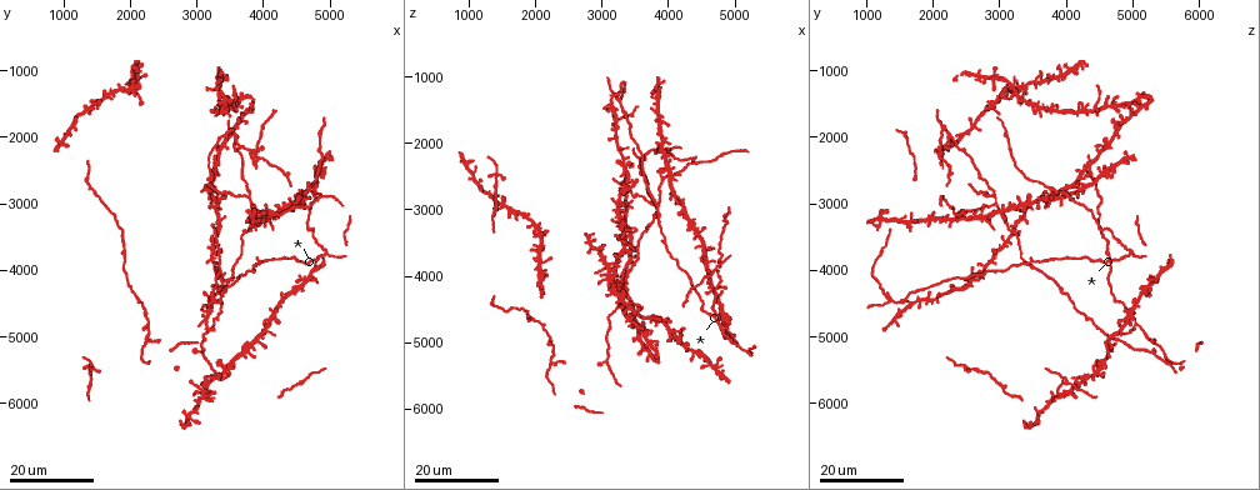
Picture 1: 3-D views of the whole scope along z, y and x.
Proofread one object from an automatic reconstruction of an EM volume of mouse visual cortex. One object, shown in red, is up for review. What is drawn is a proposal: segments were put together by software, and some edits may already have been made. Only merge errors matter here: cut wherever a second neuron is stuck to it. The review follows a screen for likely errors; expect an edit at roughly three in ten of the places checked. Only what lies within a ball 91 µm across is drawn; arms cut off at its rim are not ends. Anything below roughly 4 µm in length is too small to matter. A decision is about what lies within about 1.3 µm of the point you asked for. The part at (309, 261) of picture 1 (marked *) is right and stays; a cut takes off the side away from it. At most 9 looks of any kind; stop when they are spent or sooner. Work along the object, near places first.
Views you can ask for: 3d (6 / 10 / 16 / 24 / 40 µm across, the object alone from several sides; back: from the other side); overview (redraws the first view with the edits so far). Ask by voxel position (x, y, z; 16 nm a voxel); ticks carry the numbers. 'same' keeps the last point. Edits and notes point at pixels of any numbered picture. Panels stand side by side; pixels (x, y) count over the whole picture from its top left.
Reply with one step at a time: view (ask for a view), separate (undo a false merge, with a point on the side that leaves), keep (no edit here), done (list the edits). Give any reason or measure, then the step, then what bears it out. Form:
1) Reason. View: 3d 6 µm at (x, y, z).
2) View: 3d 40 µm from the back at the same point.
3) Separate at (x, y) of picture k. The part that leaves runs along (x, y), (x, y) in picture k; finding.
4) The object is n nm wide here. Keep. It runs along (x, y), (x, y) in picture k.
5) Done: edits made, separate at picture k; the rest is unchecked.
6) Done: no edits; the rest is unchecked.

Small branch off a trunk. View: 3d 16 µm at (3100, 5850, 3850).

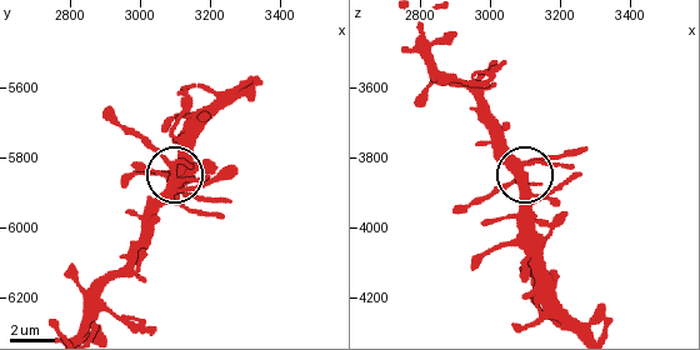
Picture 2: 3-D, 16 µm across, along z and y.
View: 3d 10 µm at (3090, 5880, 3870).

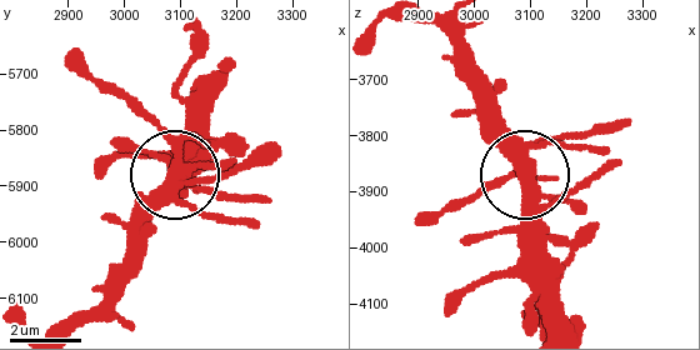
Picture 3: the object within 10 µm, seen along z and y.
The side arm is 5 µm long. Keep. Continuous, no second neuron.

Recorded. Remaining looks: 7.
View: 3d 16 µm at (3750, 5200, 4600).

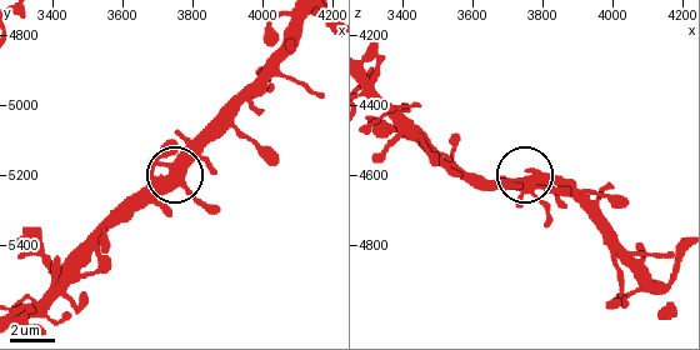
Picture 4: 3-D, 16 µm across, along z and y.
Closer look. View: 3d 10 µm at (3760, 5200, 4640).

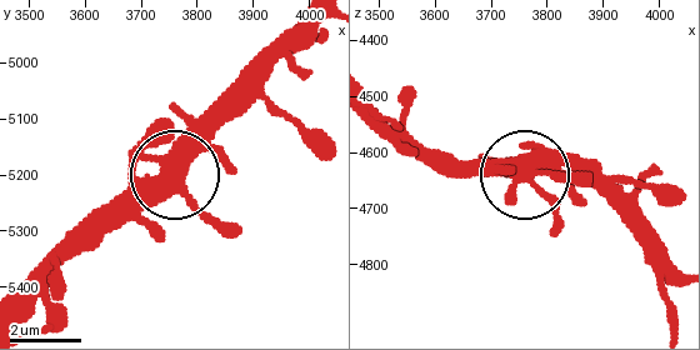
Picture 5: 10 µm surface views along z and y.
Keep. All the same neuron.

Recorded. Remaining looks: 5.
Three arms meet. View: 3d 16 µm at (3050, 5200, 5250).

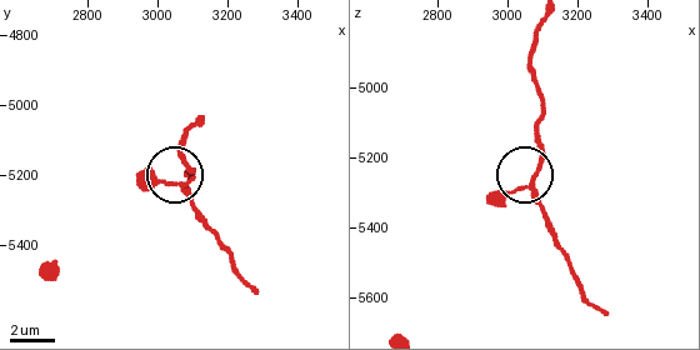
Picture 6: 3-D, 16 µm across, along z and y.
Zoom in. View: 3d 10 µm at (3060, 5230, 5290).

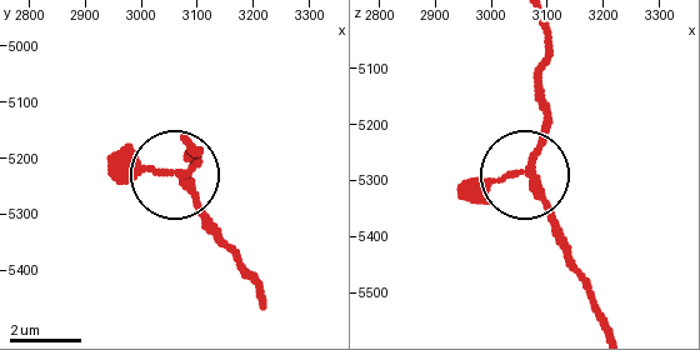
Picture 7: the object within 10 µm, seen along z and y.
The object is 210 nm wide here. Keep. It runs along (543, 21), (536, 93), (546, 138), (531, 183), (560, 233) in picture 7; all the same neuron.

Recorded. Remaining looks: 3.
Small branch off a trunk. View: 3d 16 µm at (3500, 1600, 4450).

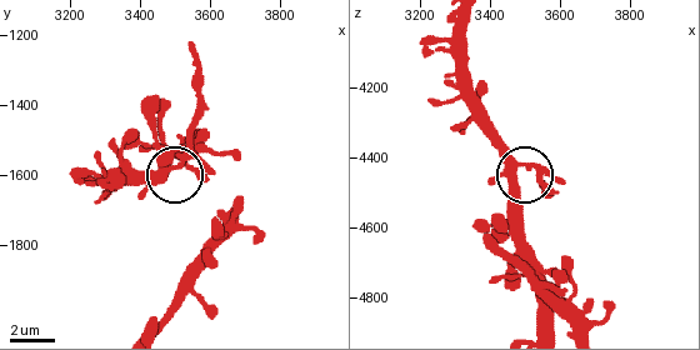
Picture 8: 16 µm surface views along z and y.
View: 3d 6 µm at (3500, 1580, 4420).

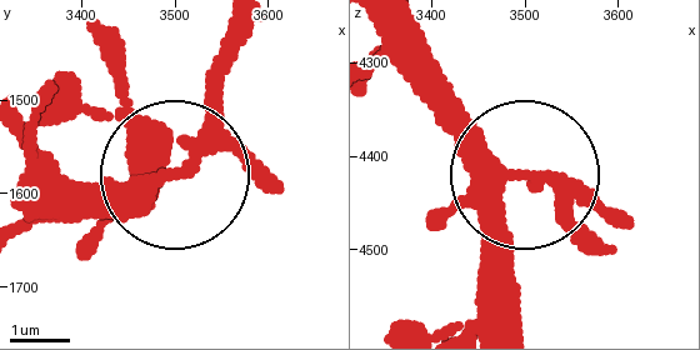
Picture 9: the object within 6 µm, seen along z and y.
The object is 300 nm wide here. Keep. One neuron here.

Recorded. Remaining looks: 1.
Done: no edits; the rest is unchecked.

